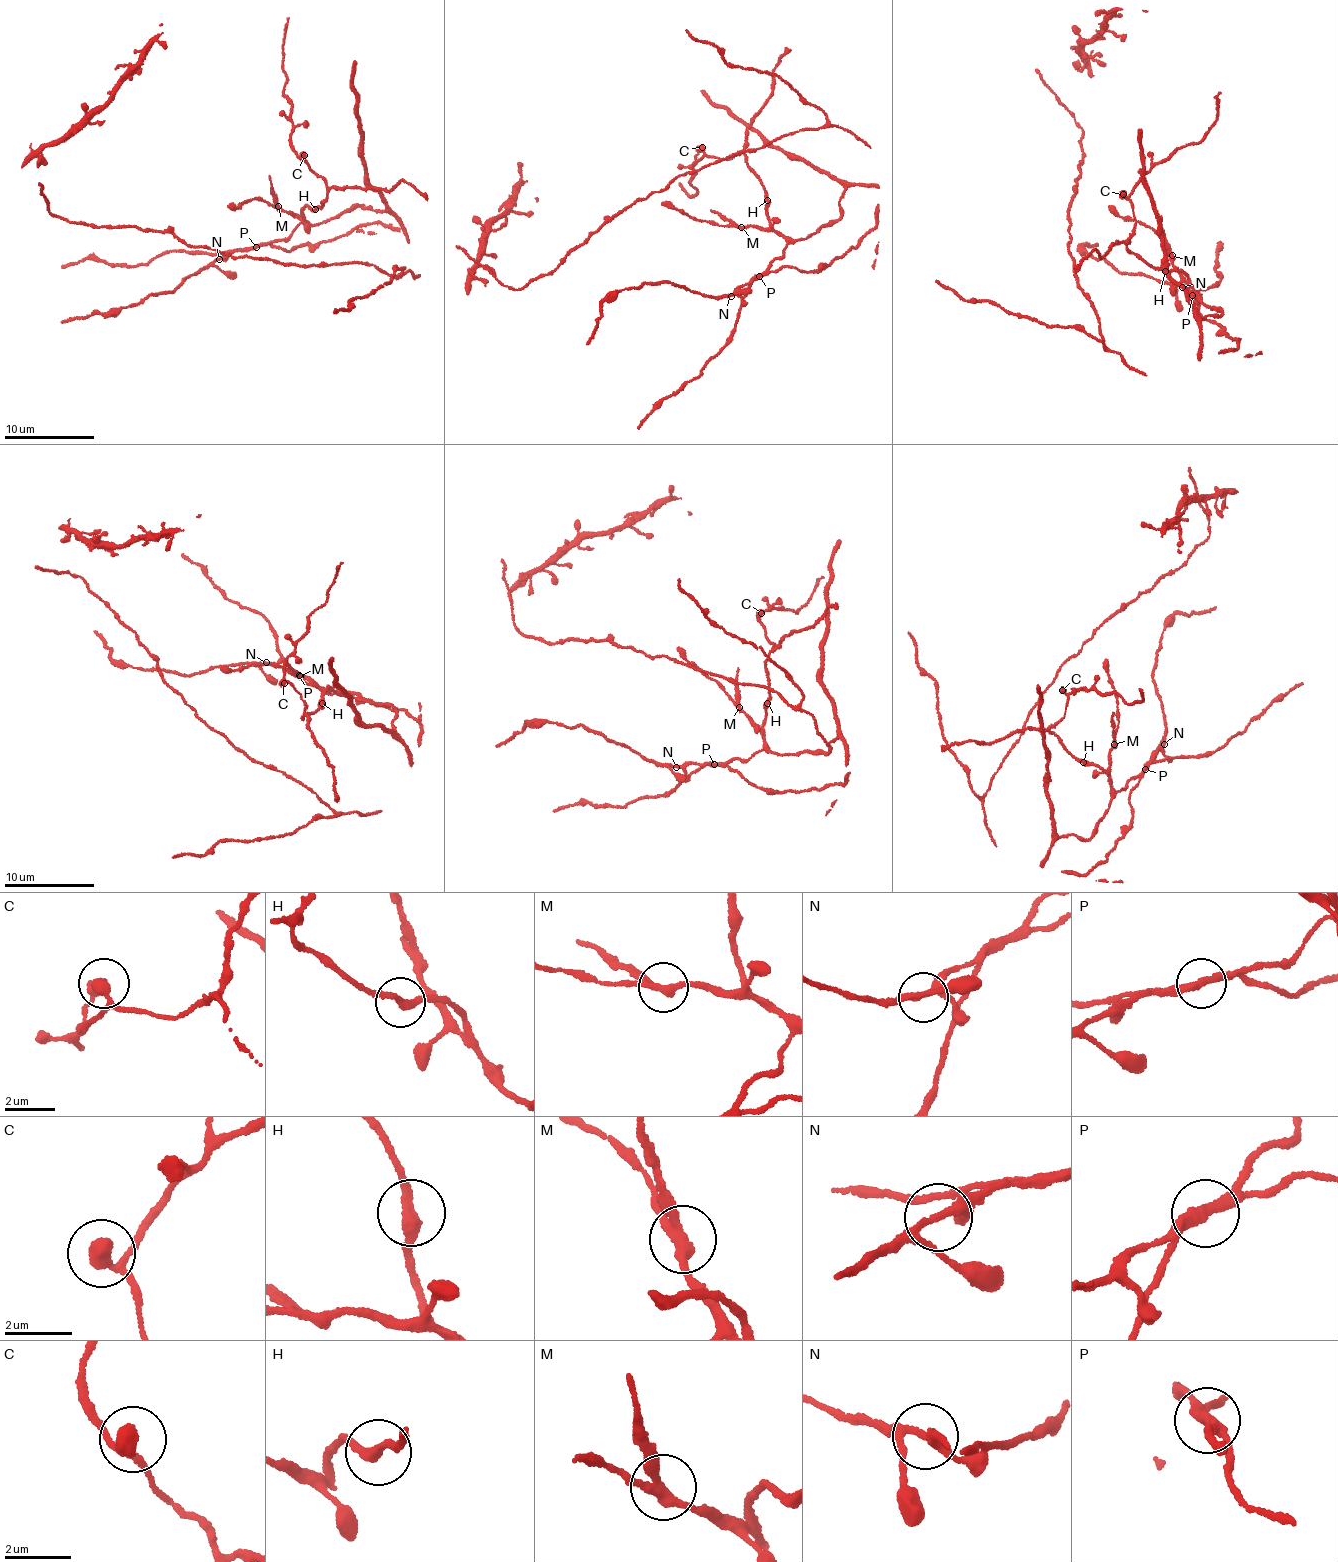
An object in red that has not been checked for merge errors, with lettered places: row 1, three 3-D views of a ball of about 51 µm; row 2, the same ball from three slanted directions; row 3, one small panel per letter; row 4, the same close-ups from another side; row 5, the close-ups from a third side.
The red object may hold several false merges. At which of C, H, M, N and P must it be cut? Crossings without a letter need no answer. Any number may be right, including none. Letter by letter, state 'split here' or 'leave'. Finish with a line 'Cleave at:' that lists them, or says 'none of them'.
C: leave
H: leave
M: split here
N: leave
P: split here
Cleave at: M, P

